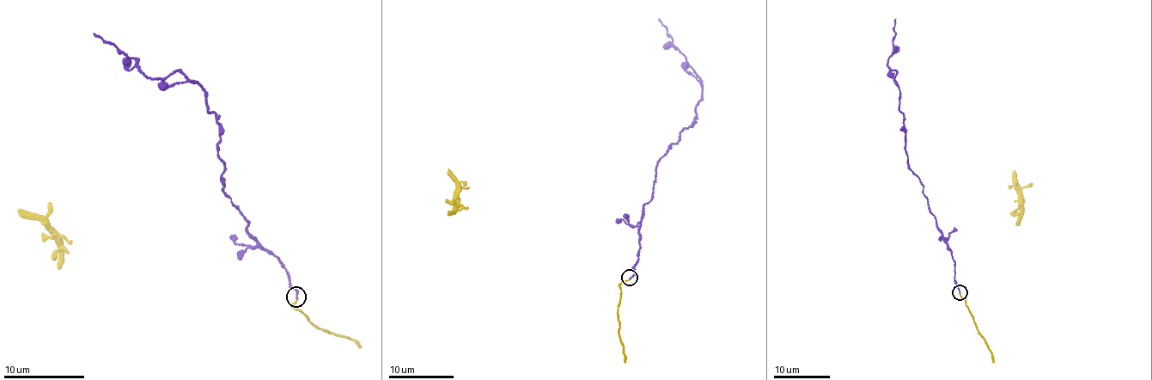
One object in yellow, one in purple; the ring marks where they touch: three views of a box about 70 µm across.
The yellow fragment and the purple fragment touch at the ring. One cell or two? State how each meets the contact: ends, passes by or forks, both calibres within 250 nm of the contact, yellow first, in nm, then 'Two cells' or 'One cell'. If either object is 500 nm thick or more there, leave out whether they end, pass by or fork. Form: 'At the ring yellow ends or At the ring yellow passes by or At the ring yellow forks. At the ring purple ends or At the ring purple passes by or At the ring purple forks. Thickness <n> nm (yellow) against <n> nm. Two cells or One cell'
At the ring yellow ends. At the ring purple ends. Thickness 130 nm (yellow) against 170 nm. One cell

